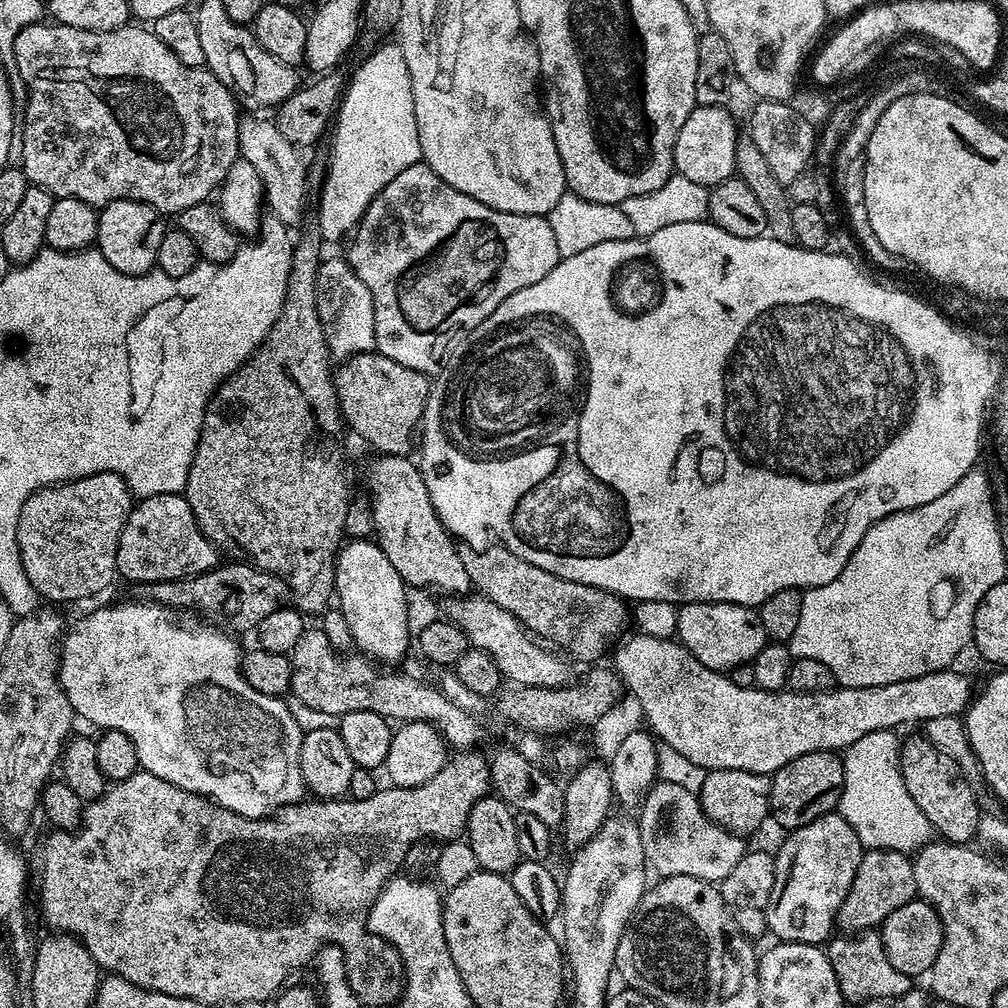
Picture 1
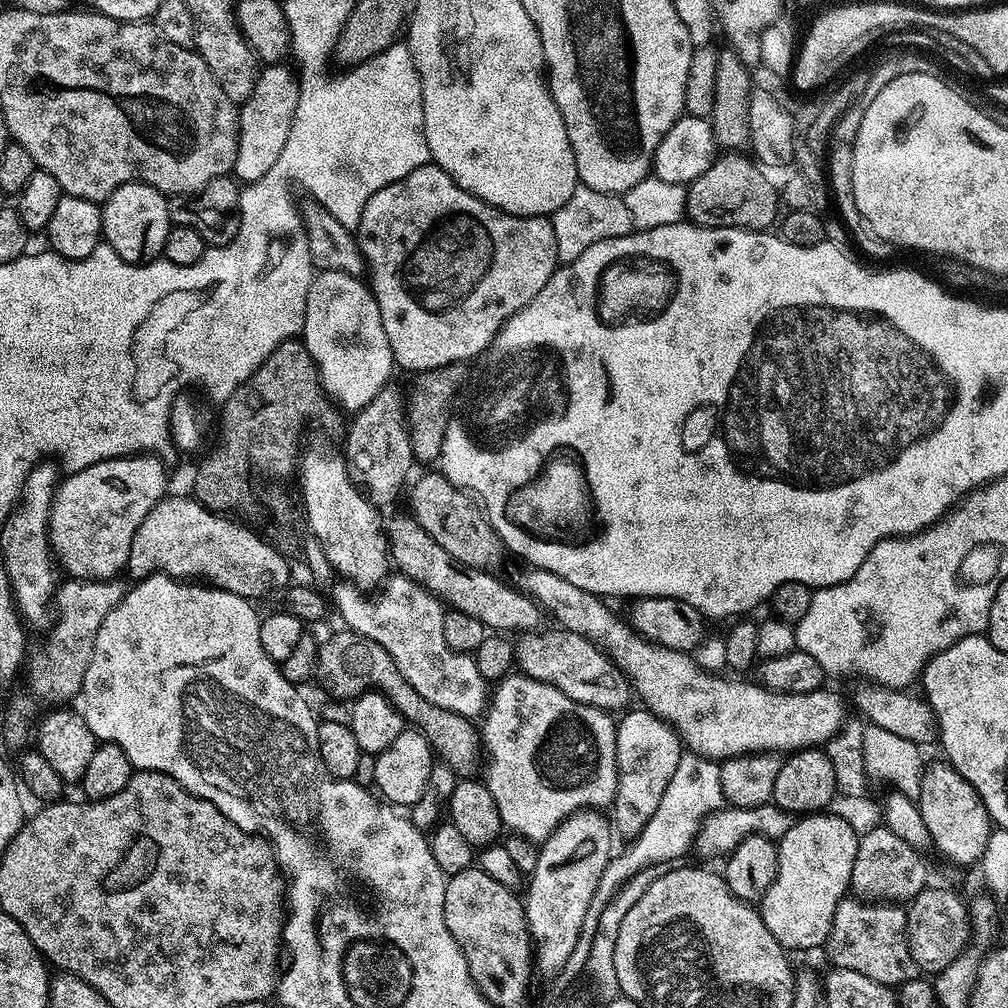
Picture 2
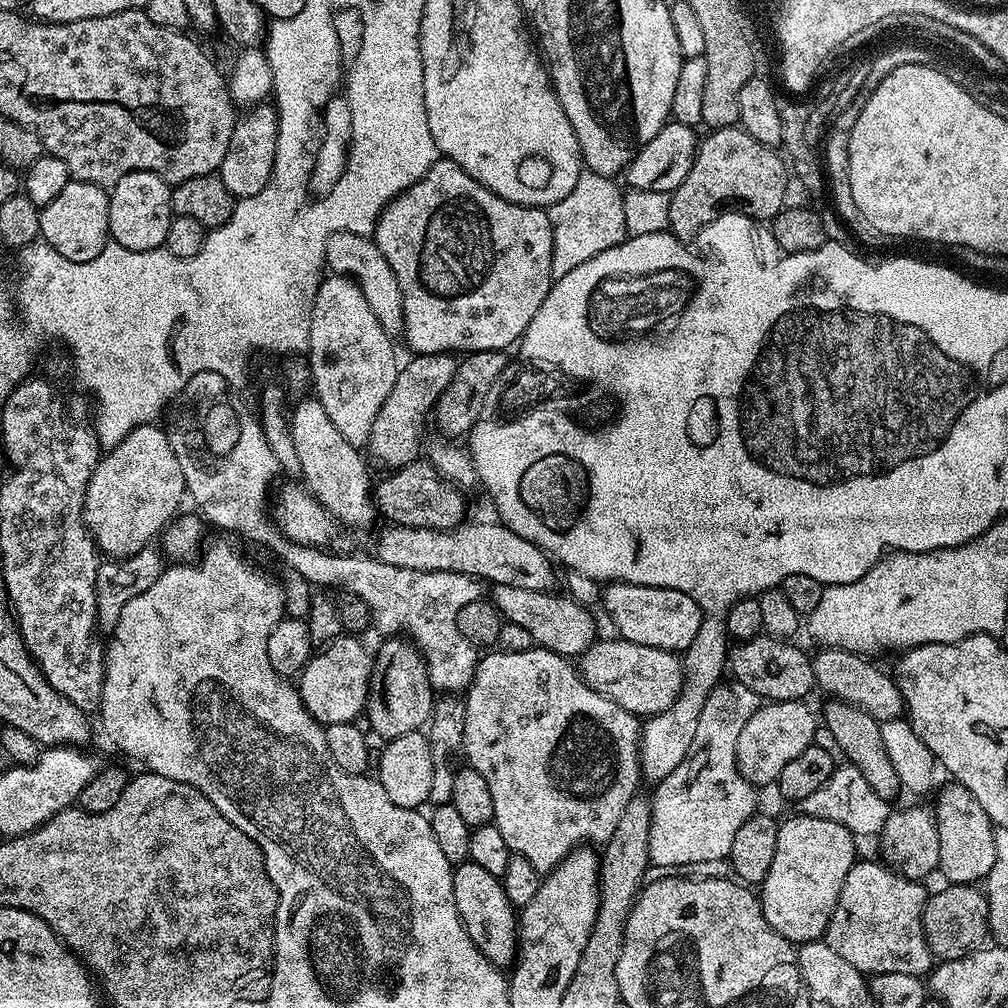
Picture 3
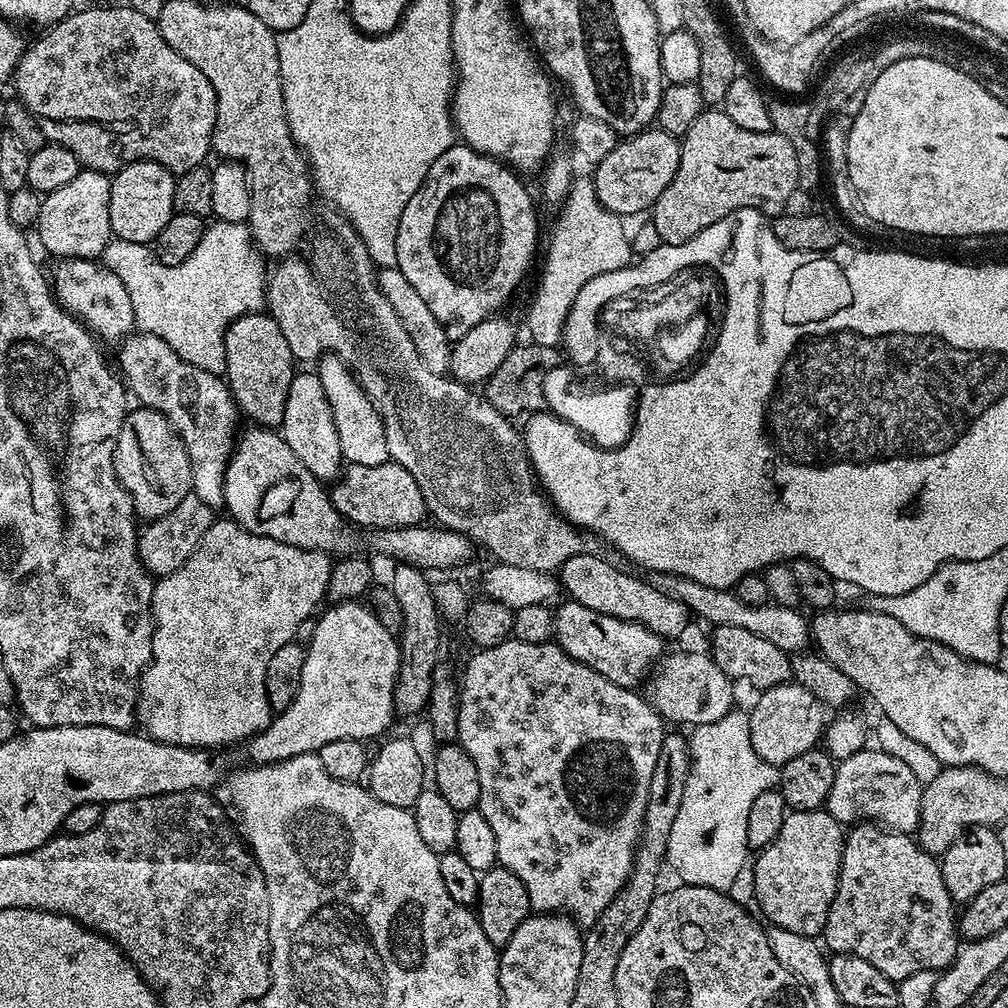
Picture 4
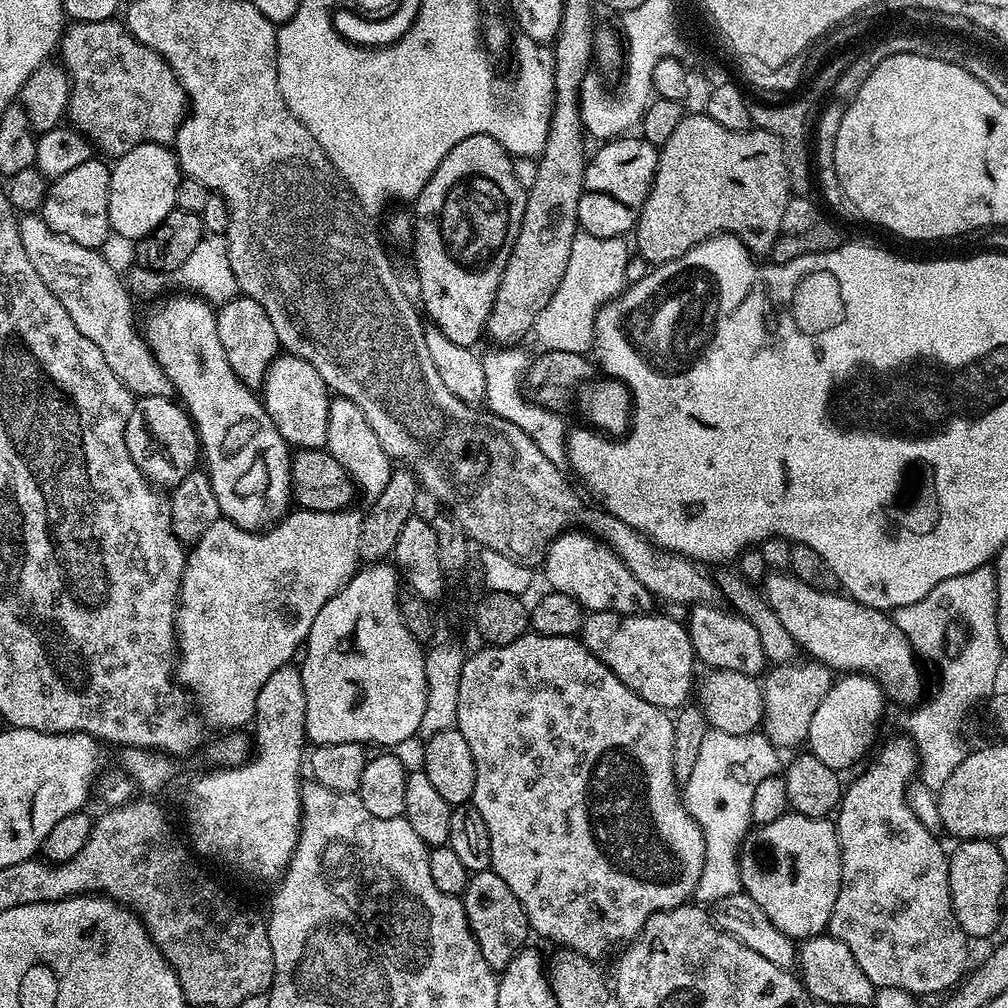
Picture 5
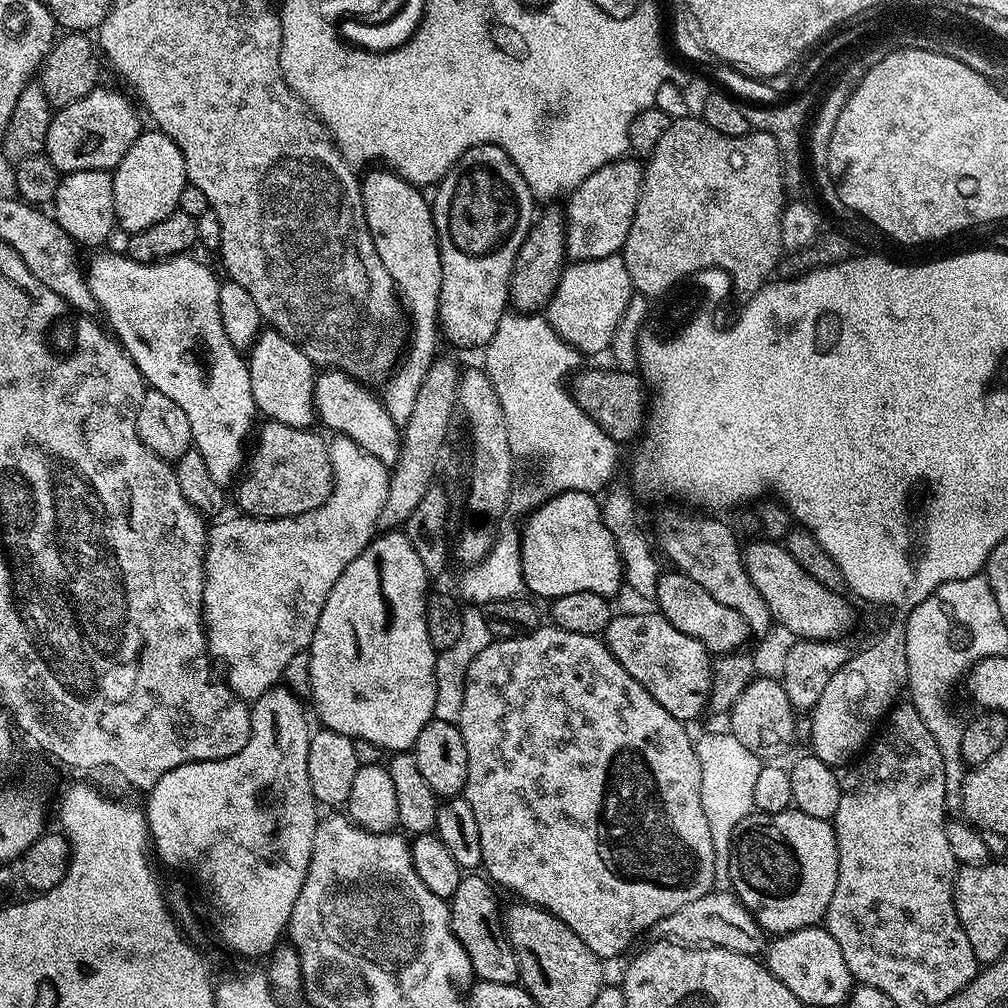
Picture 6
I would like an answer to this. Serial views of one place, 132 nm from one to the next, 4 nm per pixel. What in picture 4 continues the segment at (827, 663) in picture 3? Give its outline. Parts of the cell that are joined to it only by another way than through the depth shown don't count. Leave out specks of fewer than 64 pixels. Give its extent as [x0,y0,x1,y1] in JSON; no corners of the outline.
[650,572,810,653]

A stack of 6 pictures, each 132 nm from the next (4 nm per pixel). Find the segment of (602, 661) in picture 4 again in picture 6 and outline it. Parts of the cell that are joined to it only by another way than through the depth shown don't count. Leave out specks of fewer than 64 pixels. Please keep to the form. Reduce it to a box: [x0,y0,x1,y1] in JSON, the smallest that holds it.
[602,611,713,722]

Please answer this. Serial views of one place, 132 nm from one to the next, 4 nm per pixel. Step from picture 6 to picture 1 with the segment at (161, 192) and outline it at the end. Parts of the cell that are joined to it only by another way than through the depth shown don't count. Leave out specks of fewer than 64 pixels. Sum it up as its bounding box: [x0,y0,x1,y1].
[95,200,166,276]

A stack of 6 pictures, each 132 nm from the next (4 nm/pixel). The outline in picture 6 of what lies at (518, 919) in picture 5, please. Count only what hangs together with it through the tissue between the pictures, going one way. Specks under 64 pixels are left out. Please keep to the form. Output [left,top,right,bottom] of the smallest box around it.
[448,874,520,984]

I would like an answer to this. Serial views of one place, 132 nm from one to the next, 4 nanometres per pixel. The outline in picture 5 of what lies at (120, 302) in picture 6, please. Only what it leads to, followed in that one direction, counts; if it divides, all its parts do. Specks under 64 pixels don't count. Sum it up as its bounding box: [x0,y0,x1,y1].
[142,294,292,531]

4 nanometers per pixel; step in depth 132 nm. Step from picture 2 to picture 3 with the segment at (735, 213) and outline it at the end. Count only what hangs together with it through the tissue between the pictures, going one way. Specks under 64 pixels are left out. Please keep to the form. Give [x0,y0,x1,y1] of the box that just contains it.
[668,126,790,242]

